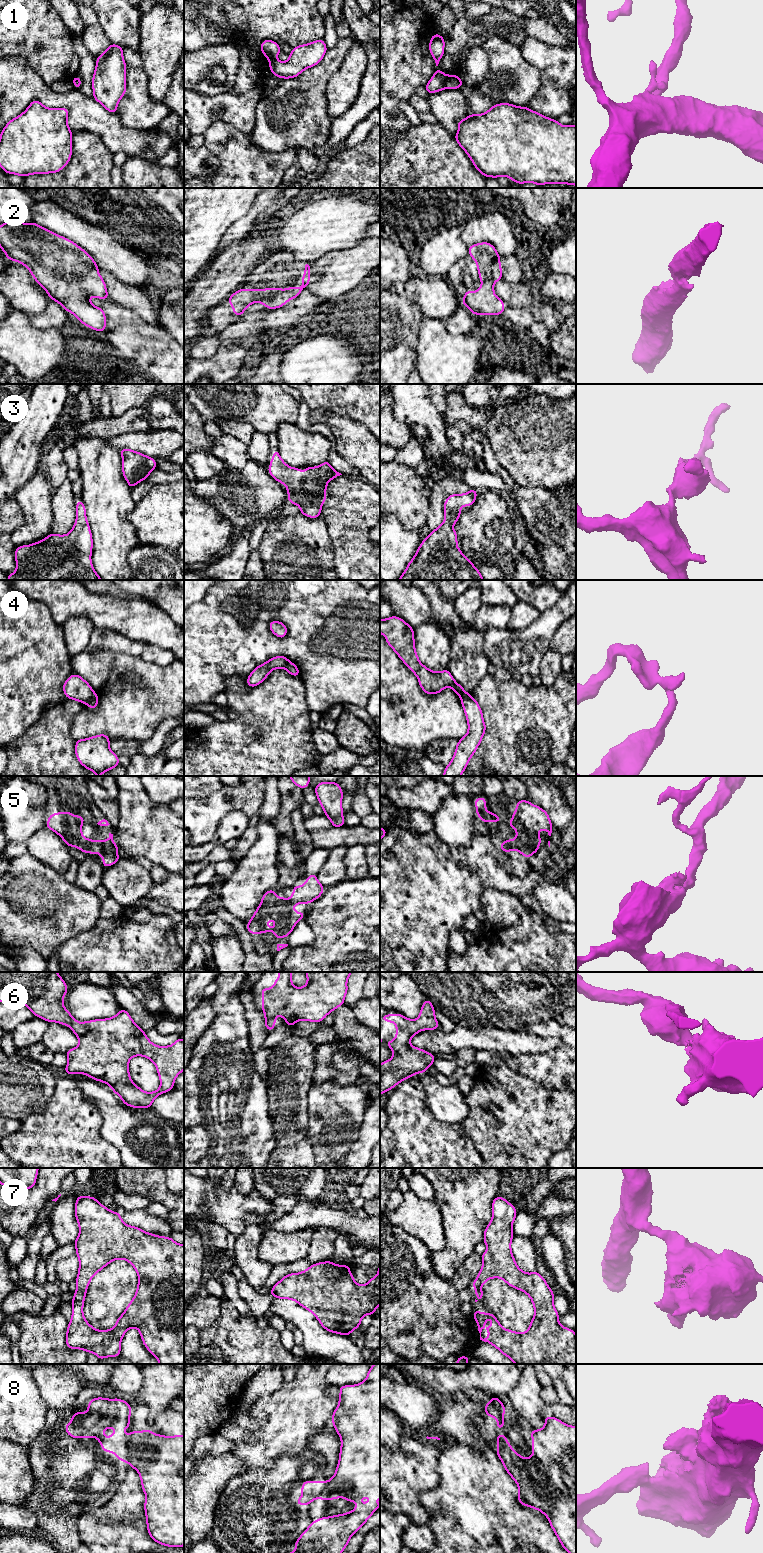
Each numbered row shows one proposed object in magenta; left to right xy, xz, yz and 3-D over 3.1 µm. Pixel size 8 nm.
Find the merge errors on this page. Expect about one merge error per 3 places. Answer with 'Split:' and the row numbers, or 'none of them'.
Split: 1, 4, 8

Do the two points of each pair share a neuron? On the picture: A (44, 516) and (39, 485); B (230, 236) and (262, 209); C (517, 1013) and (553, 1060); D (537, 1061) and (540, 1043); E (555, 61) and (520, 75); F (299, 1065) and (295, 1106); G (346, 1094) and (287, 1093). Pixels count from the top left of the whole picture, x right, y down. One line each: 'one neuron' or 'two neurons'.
A: one neuron
B: one neuron
C: two neurons
D: two neurons
E: two neurons
F: one neuron
G: two neurons

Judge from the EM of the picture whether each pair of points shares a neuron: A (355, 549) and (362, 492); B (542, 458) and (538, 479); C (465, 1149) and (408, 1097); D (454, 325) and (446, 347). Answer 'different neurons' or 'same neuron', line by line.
A: same neuron
B: same neuron
C: same neuron
D: different neurons

